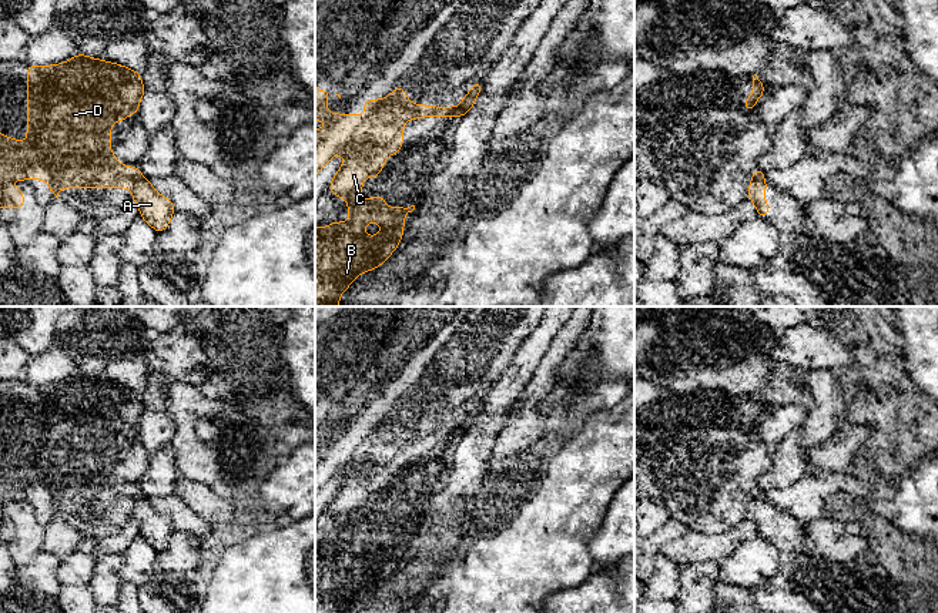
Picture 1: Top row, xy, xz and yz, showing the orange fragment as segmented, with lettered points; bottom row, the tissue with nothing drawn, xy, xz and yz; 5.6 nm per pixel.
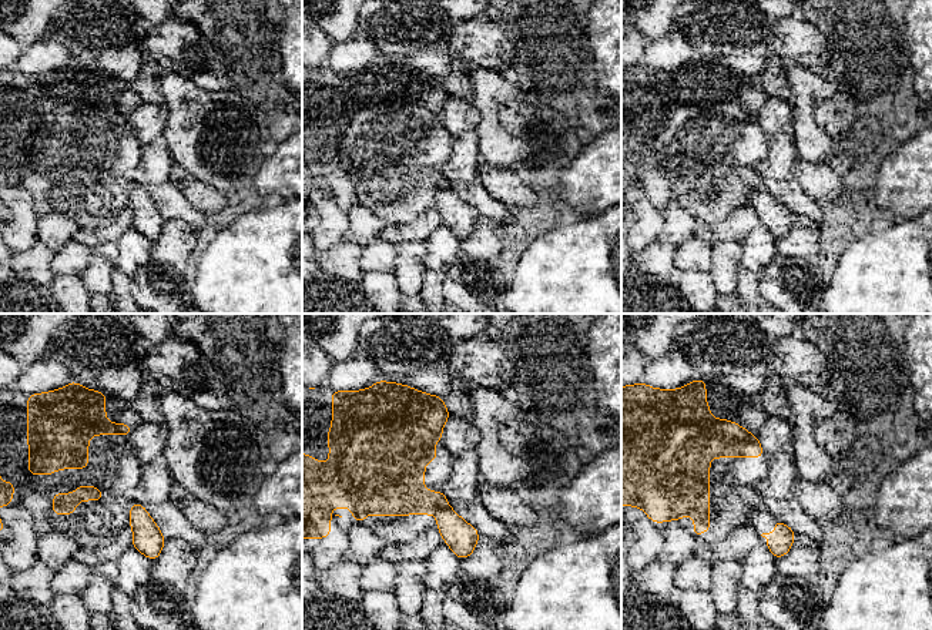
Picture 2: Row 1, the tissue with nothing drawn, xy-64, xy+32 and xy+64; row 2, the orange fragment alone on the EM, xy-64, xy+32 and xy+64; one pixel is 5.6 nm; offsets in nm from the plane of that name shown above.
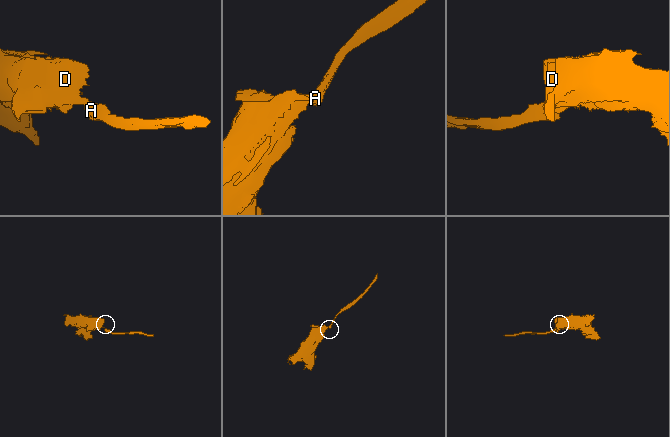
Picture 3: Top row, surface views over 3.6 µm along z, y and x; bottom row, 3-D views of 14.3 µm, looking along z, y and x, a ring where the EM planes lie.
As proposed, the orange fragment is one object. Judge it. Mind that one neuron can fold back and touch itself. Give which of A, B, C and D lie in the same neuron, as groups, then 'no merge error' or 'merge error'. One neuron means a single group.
A / B C D | merge error

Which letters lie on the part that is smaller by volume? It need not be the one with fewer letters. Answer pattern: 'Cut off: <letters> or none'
Cut off: A

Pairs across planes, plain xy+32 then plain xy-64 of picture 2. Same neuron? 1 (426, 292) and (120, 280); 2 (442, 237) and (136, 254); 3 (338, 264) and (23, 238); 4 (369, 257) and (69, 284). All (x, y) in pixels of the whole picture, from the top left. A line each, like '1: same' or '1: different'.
1: same
2: same
3: different
4: different

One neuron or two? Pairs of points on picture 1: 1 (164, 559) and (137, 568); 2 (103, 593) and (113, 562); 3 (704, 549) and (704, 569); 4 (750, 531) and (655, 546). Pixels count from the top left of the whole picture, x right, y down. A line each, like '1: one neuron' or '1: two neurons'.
1: two neurons
2: one neuron
3: two neurons
4: two neurons

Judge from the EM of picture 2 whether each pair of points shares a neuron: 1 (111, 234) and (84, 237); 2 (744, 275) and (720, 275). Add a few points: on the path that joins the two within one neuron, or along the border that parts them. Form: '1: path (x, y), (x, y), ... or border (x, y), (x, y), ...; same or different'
1: path (104, 234), (91, 237); same
2: border (738, 268), (738, 284), (734, 291); different

